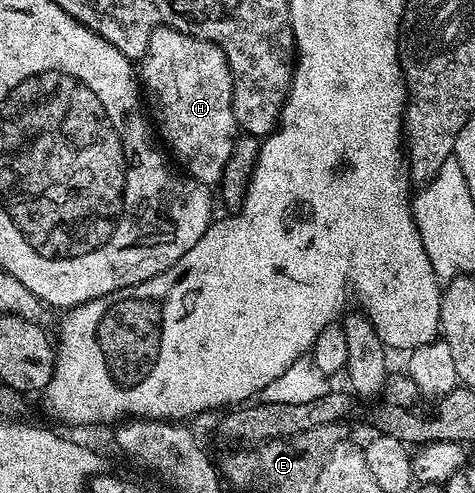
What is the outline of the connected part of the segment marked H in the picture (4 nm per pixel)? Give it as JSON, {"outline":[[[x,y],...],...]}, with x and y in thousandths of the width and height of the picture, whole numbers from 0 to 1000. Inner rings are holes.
{"outline":[[[339,53],[316,69],[312,97],[291,138],[291,154],[309,201],[314,195],[328,217],[324,260],[335,282],[352,294],[358,308],[362,298],[360,314],[371,314],[387,331],[385,347],[404,363],[421,365],[440,377],[461,375],[501,274],[488,213],[488,144],[472,103],[455,89],[444,89],[440,81],[419,81],[364,57]]]}

